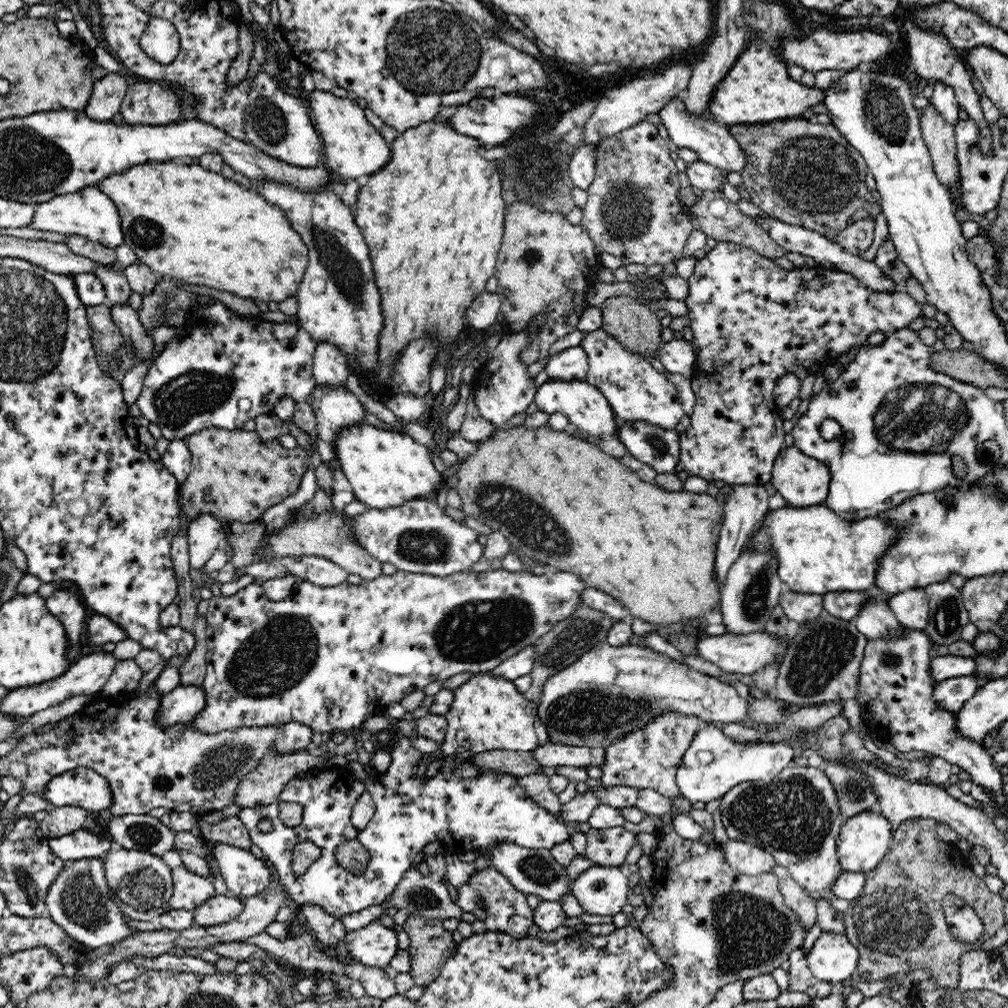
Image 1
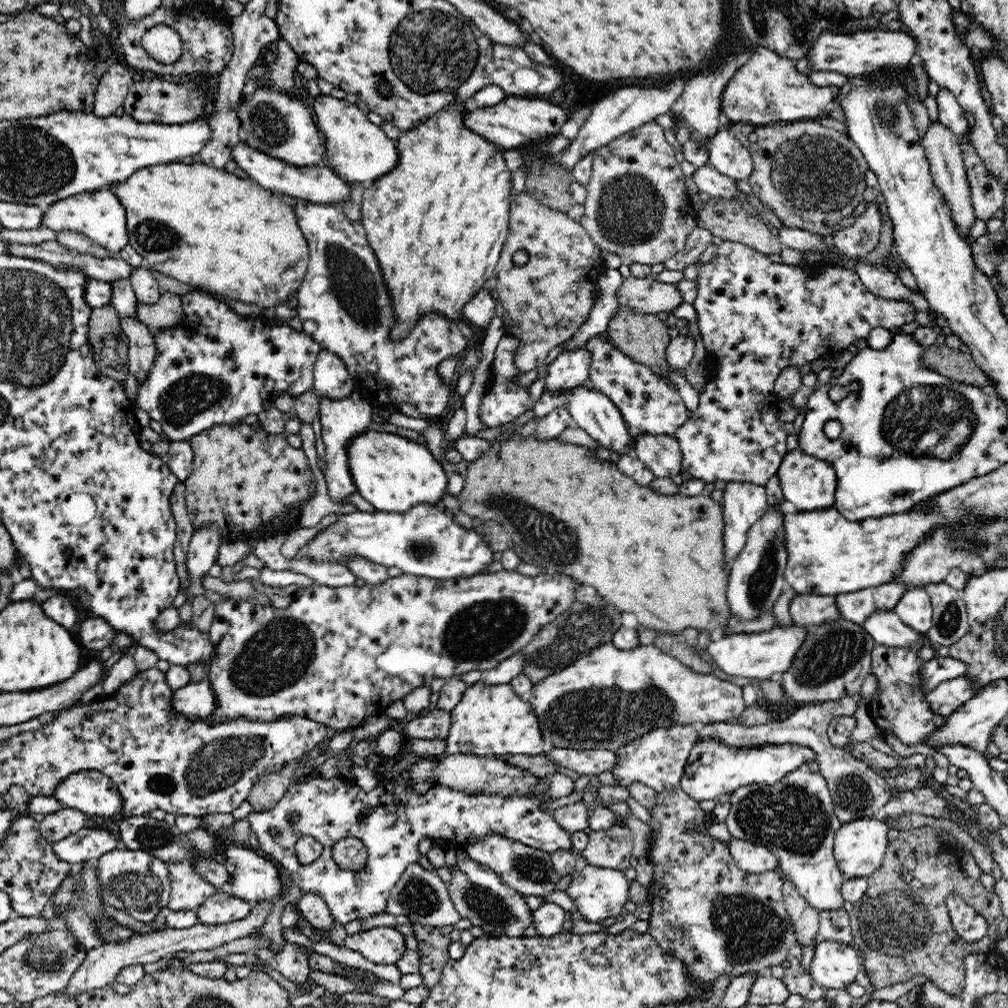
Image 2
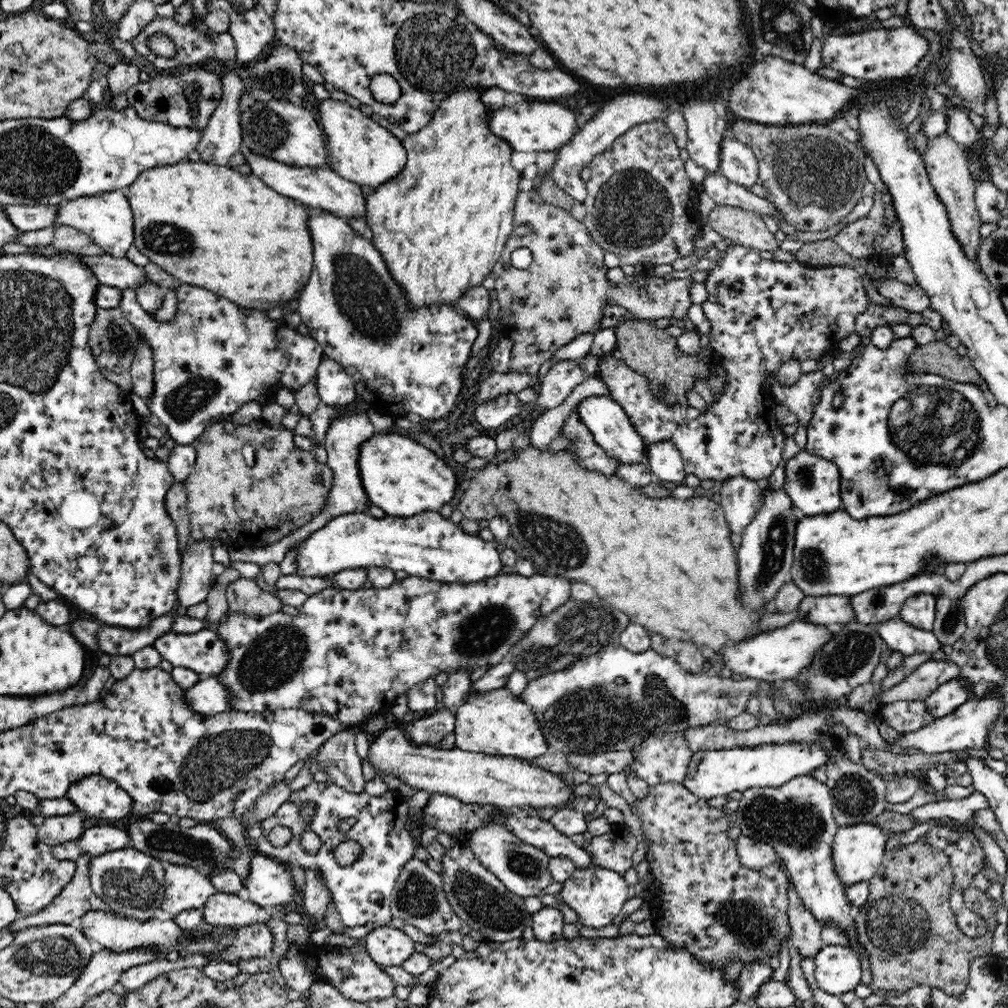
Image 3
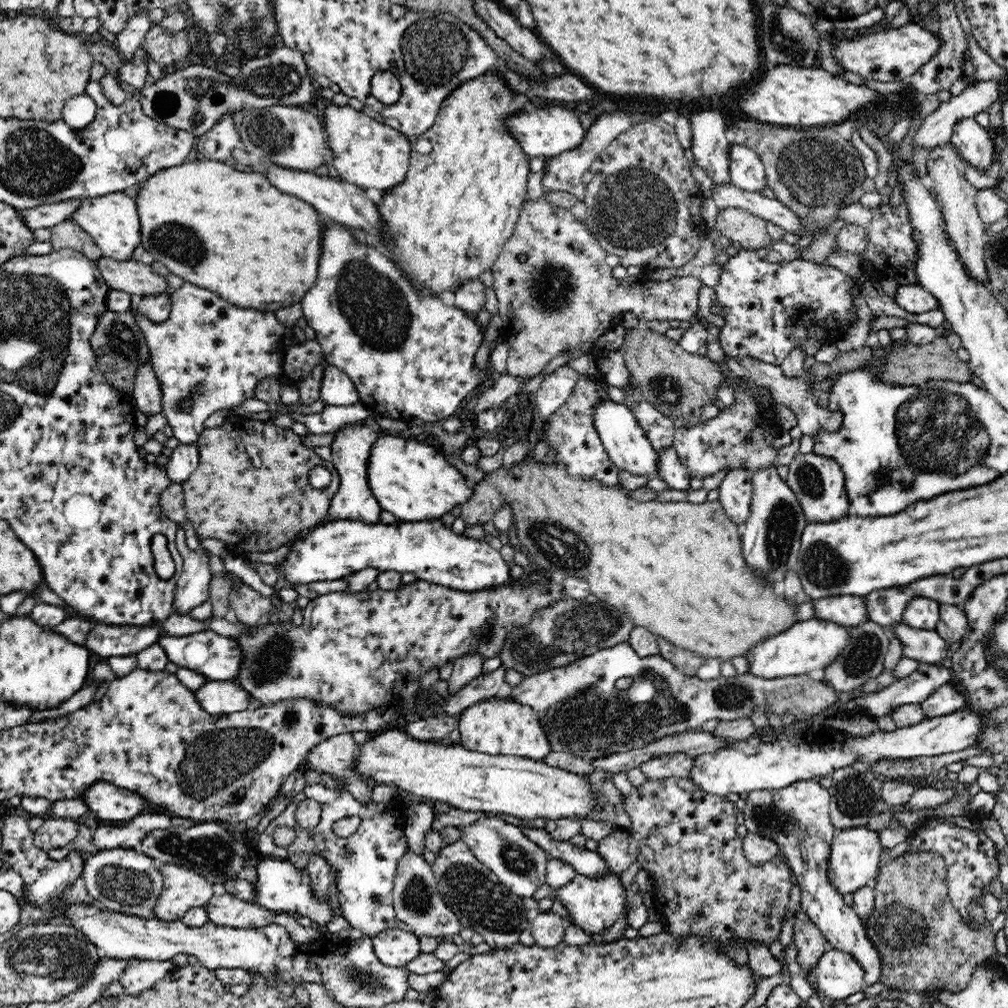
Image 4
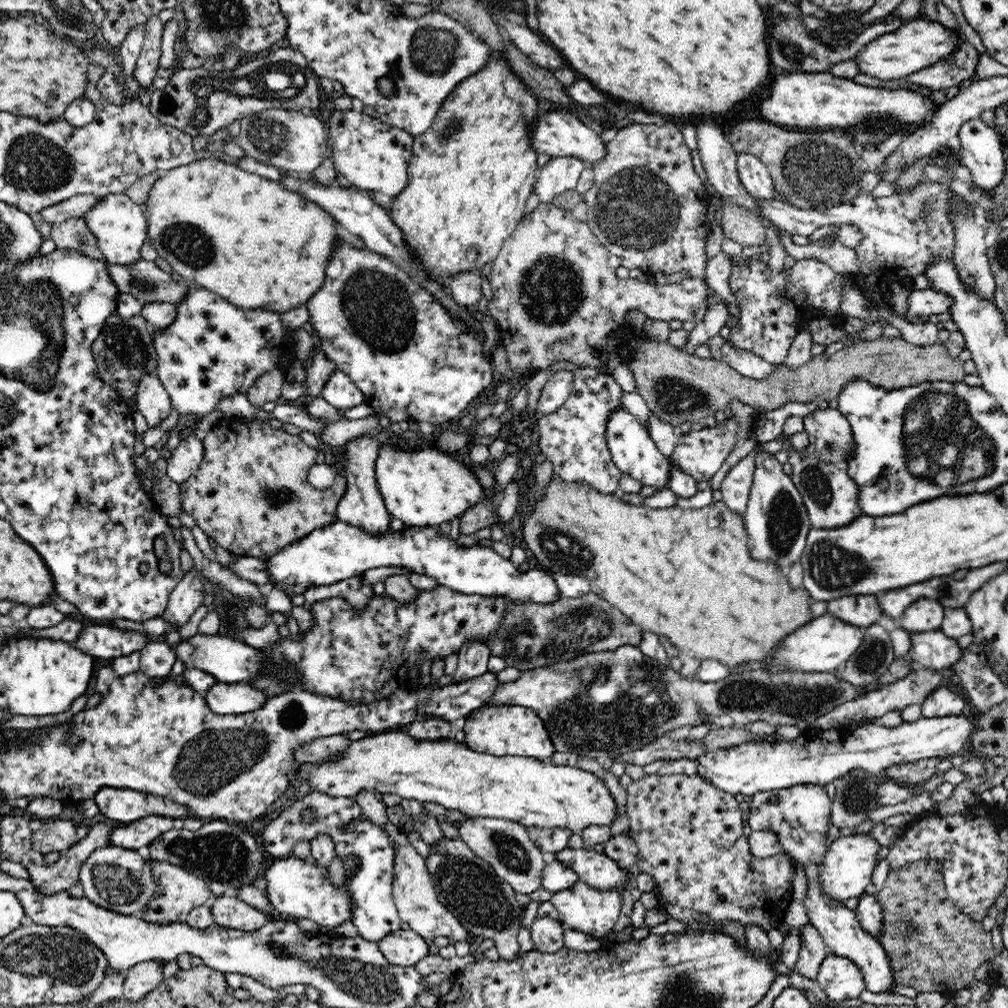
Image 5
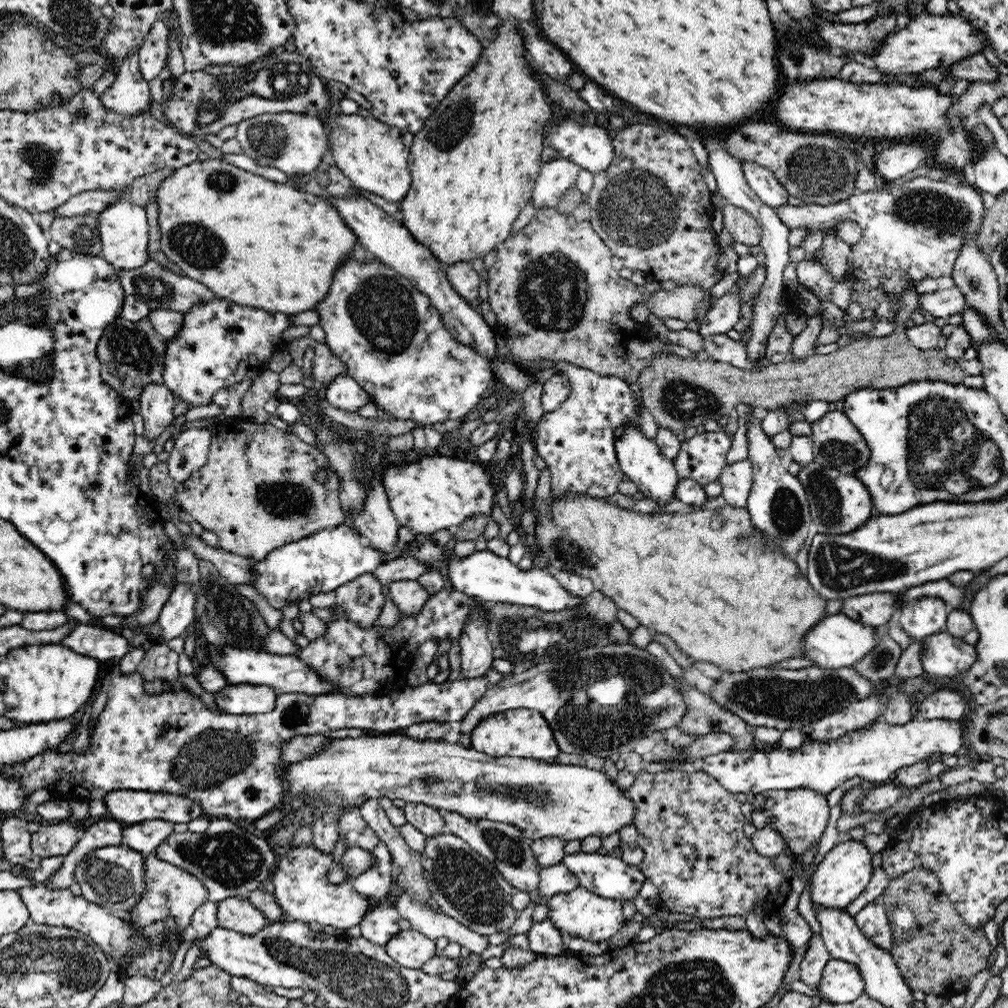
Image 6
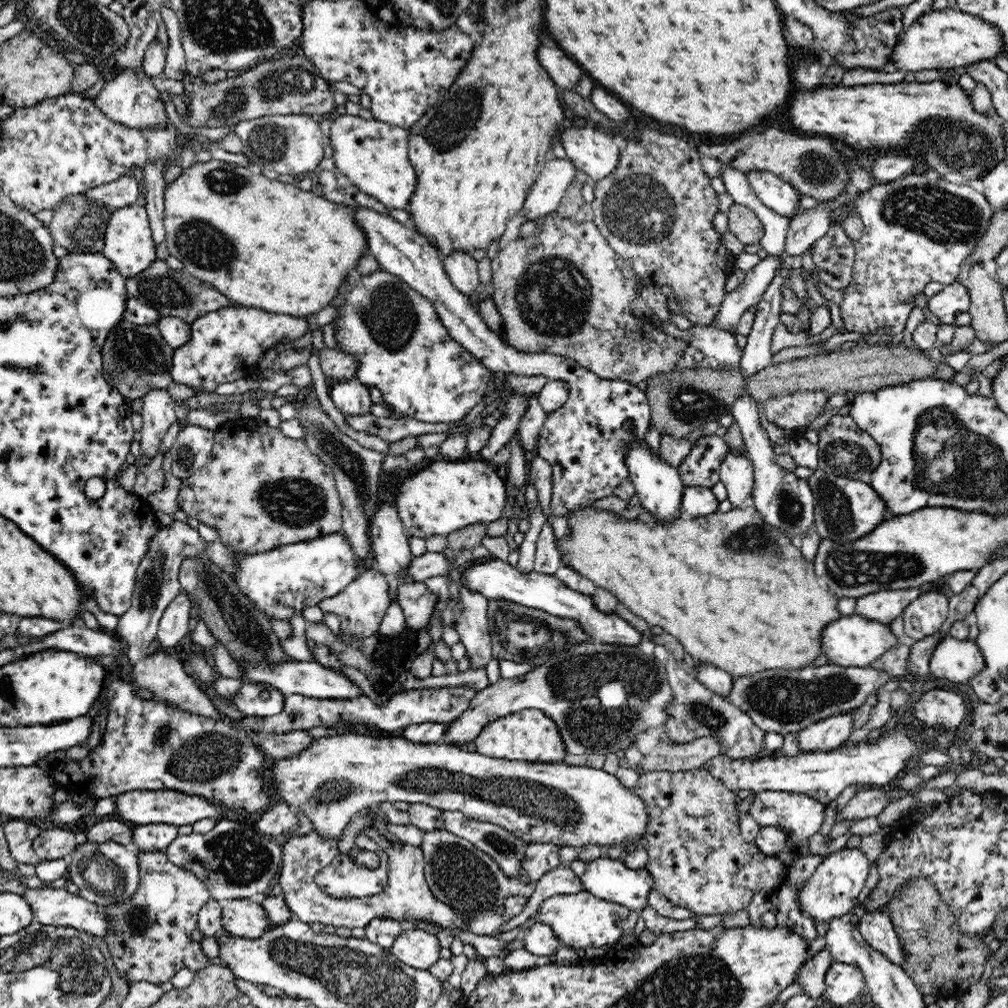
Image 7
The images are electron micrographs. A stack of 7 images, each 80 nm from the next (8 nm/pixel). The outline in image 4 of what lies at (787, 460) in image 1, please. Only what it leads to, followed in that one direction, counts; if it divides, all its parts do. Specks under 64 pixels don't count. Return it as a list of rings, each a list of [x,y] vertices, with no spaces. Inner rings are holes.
[[[797,453],[789,463],[787,486],[792,489],[810,522],[830,522],[848,512],[849,500],[845,492],[845,476],[838,462],[816,453]]]

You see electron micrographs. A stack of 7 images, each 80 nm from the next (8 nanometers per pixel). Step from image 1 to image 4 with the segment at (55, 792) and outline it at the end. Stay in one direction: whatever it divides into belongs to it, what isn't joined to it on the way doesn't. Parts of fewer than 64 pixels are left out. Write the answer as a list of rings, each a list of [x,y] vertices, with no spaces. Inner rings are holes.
[[[106,781],[93,782],[84,790],[81,799],[97,820],[129,821],[136,815],[153,812],[149,802],[139,794]]]

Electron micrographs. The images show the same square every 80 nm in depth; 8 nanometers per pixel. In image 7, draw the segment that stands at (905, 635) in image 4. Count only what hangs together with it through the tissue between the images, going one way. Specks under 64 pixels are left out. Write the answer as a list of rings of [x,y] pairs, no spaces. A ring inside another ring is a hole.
[[[944,638],[936,645],[930,658],[929,673],[952,682],[969,684],[969,680],[984,670],[982,652],[974,641]]]

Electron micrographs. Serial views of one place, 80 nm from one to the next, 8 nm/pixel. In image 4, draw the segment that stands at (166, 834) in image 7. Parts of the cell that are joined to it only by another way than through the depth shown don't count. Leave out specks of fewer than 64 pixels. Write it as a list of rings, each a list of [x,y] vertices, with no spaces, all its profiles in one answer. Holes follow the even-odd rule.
[[[146,812],[127,821],[125,826],[107,826],[100,823],[91,836],[95,851],[133,849],[148,831],[170,827],[171,815],[160,812]]]

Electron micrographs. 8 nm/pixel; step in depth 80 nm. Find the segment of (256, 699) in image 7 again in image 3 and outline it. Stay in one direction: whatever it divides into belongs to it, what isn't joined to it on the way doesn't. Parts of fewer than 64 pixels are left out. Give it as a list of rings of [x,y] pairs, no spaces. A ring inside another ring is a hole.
[[[216,677],[196,682],[192,688],[186,689],[184,699],[192,711],[204,714],[205,717],[232,711],[230,707],[232,697]]]

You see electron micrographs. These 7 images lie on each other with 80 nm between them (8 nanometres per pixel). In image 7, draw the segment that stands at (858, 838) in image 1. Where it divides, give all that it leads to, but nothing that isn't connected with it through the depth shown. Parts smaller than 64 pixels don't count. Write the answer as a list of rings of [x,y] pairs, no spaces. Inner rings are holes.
[[[845,846],[838,851],[832,851],[817,866],[812,876],[804,882],[800,892],[796,894],[796,901],[803,913],[810,919],[819,920],[827,924],[827,920],[834,917],[848,917],[856,906],[856,898],[860,896],[864,882],[870,872],[871,862],[860,848]]]

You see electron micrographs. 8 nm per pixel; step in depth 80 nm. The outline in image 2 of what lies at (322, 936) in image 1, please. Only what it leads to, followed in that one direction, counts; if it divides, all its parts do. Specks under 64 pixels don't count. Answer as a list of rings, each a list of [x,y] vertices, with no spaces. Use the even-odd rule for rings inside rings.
[[[306,892],[298,900],[295,909],[301,914],[317,932],[329,936],[332,926],[334,926],[335,918],[332,917],[328,905],[324,903],[324,899],[319,894]]]

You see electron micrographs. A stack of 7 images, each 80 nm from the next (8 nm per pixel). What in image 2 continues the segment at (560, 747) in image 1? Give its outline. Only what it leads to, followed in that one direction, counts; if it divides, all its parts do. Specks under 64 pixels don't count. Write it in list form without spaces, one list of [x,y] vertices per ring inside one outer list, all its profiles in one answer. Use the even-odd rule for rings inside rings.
[[[554,747],[545,753],[548,760],[581,775],[598,775],[612,772],[618,764],[616,755],[611,750],[574,750]]]

